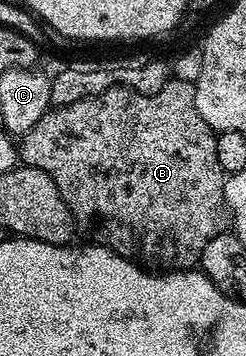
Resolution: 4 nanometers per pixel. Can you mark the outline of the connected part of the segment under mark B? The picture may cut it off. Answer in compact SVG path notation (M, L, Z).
M172 78L156 94L143 94L137 90L131 90L126 85L117 84L108 90L103 90L101 94L83 98L74 104L49 109L48 113L42 116L42 120L38 120L38 124L34 124L34 128L30 128L30 132L26 132L19 139L18 158L23 165L38 168L42 172L46 172L46 176L50 176L50 180L54 180L58 192L62 192L62 200L66 200L66 204L70 208L77 231L81 235L84 233L88 237L85 239L89 243L104 246L118 256L129 258L148 272L191 270L199 267L202 248L206 248L206 244L210 244L210 240L214 240L214 236L225 233L230 226L228 205L224 203L226 175L224 169L218 164L216 135L217 131L211 130L206 124L206 120L202 120L202 116L198 116L196 88L193 83Z

